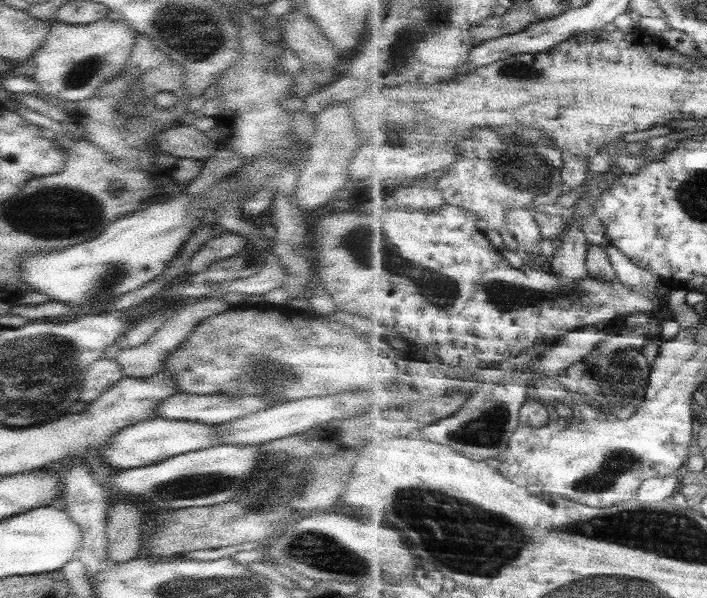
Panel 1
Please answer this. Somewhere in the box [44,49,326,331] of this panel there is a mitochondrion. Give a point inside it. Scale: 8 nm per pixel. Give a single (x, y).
(76, 78)

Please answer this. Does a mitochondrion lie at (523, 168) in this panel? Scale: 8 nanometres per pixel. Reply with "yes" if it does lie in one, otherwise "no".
yes

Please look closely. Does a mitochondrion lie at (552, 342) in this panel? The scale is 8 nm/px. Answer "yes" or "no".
no

